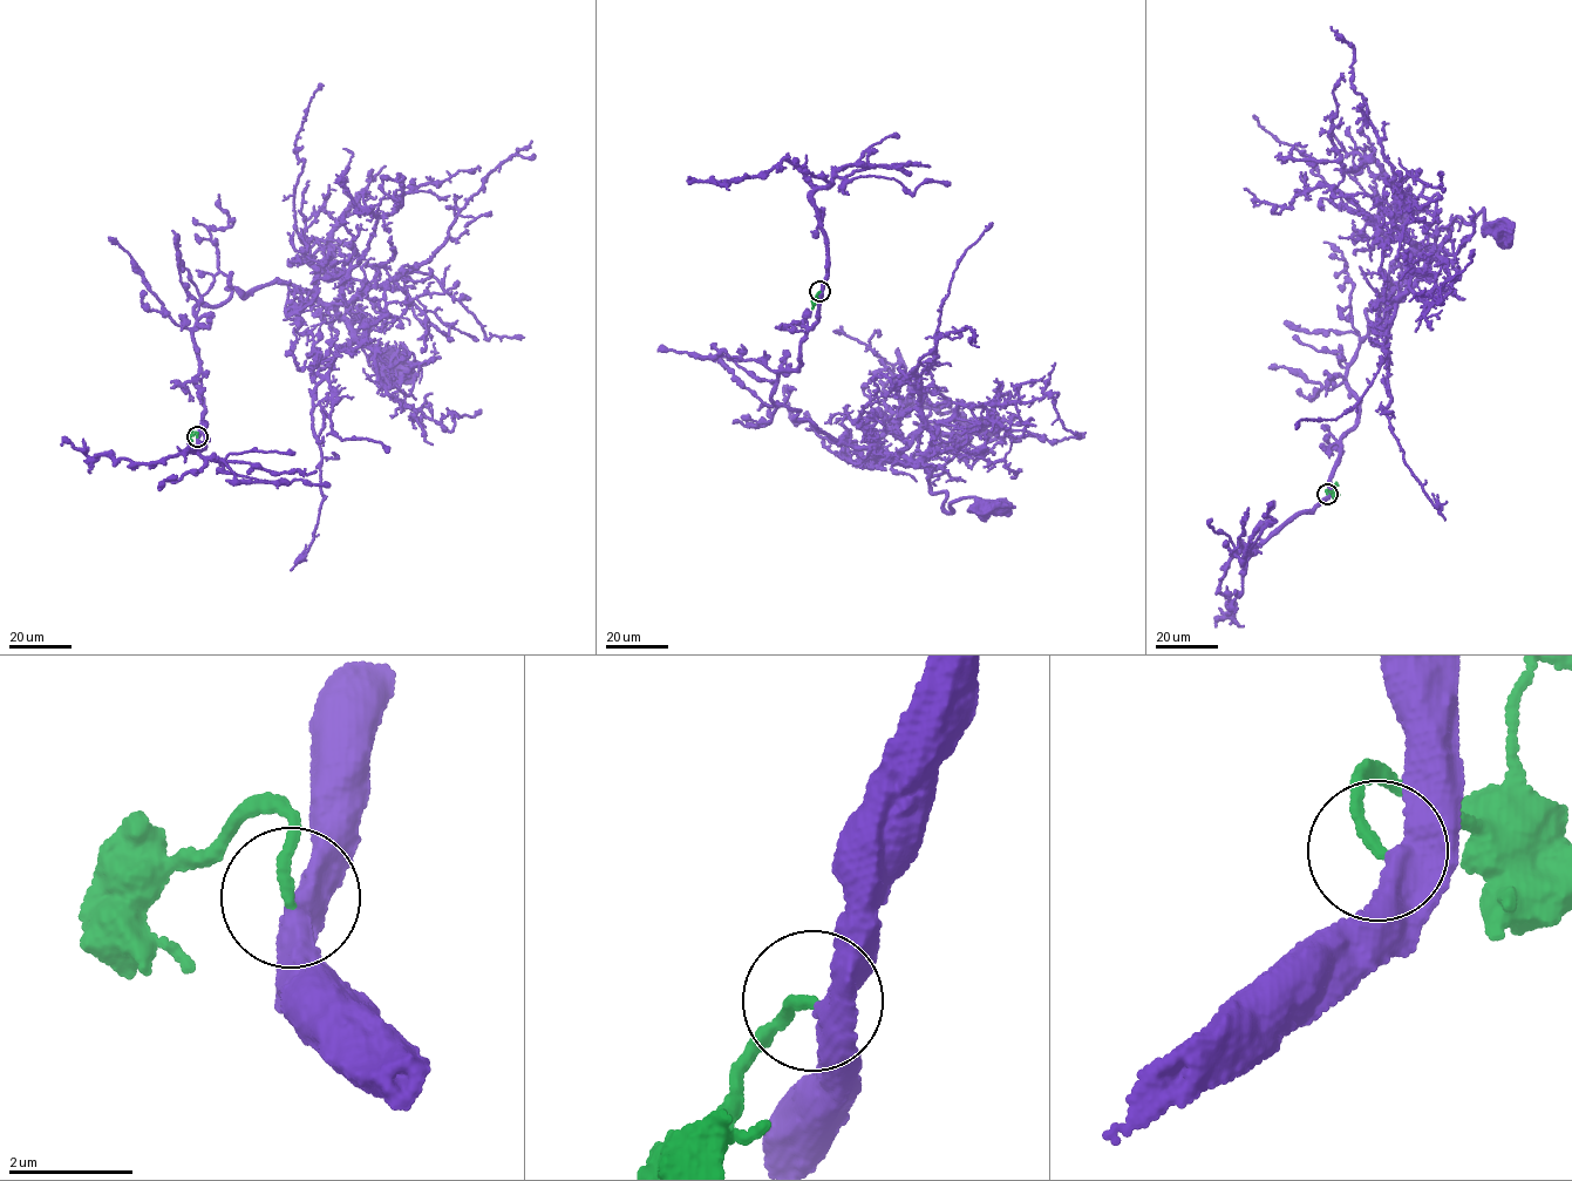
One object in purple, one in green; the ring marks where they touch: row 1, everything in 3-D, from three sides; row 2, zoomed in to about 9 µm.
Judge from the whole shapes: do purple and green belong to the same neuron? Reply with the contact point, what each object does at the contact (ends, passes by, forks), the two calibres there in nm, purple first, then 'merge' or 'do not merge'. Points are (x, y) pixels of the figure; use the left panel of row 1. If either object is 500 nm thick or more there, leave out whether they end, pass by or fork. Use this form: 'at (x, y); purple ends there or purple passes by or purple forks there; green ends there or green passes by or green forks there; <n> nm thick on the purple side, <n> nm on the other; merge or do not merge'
at (197, 436); purple passes by; green ends there; 440 nm thick on the purple side, 180 nm on the other; merge

